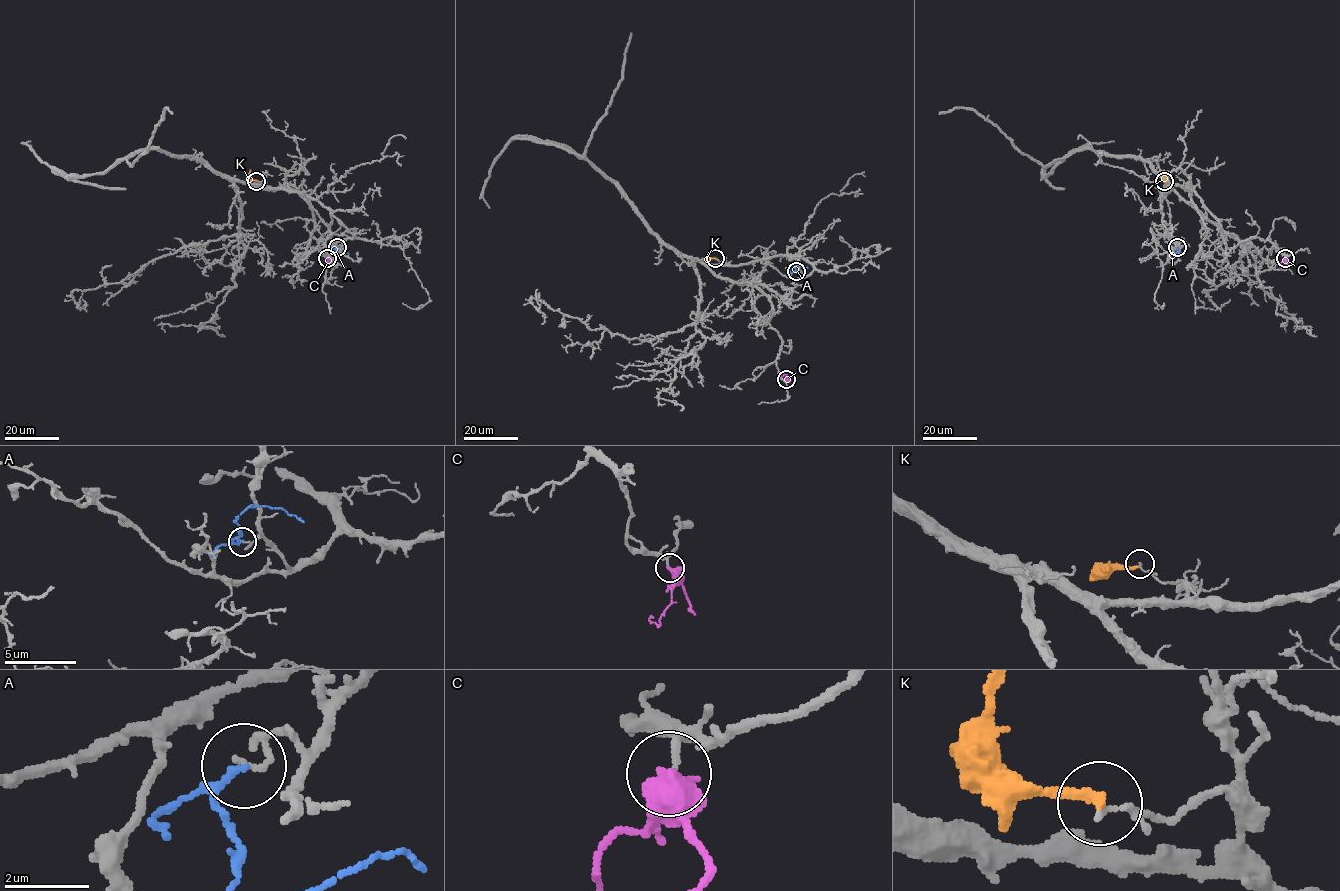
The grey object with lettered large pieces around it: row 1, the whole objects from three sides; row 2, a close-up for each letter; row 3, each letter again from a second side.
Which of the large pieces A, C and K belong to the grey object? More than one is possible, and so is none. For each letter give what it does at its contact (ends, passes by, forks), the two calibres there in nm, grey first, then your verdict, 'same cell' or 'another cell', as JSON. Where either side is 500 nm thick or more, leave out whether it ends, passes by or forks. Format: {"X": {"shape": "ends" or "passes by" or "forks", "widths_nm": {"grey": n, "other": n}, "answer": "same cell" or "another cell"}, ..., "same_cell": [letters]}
{"A": {"shape": "passes by", "widths_nm": {"grey": 130, "other": 120}, "answer": "another cell"}, "C": {"widths_nm": {"grey": 150, "other": 600}, "answer": "another cell"}, "K": {"shape": "ends", "widths_nm": {"grey": 130, "other": 200}, "answer": "another cell"}, "same_cell": []}

